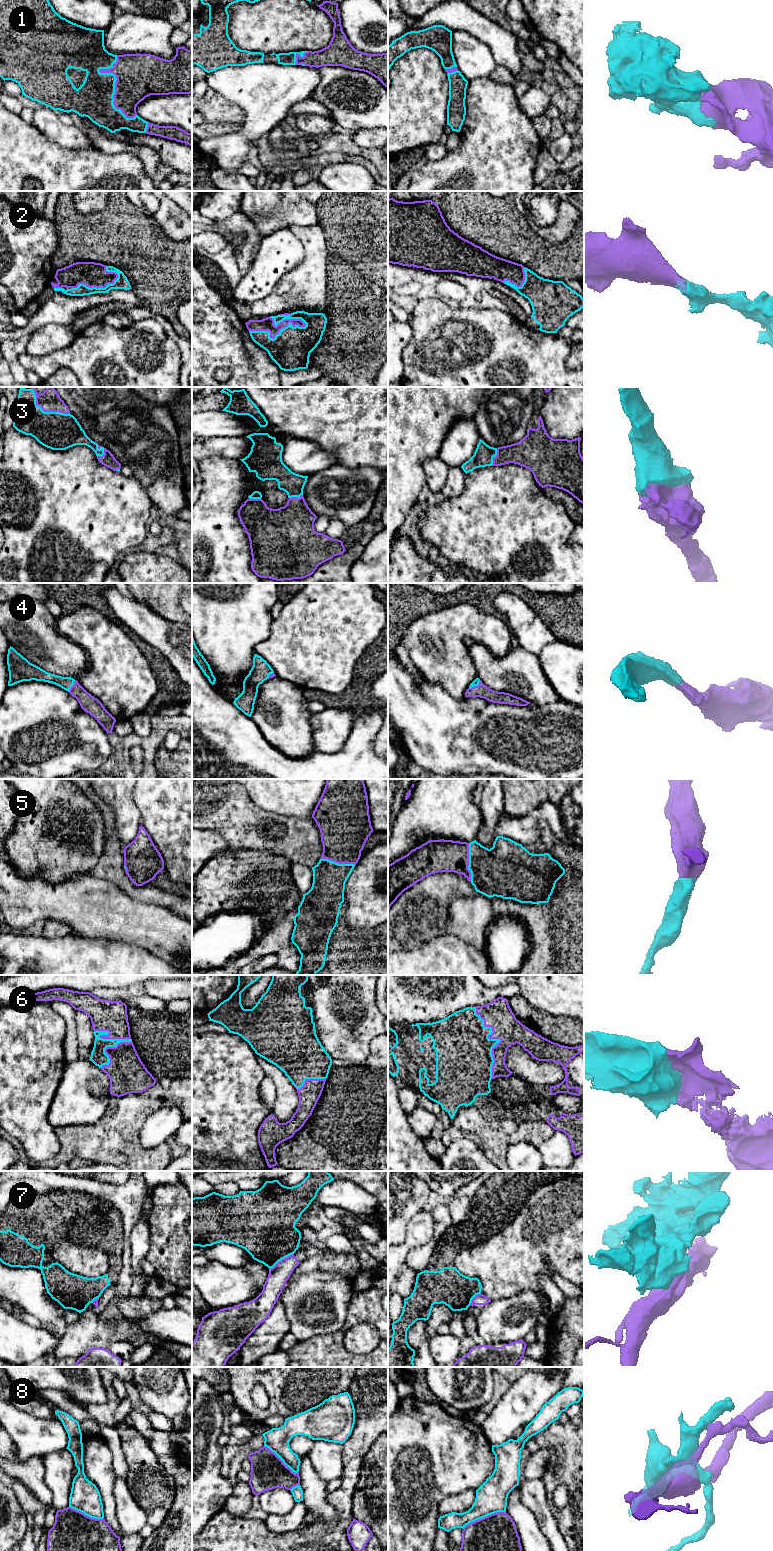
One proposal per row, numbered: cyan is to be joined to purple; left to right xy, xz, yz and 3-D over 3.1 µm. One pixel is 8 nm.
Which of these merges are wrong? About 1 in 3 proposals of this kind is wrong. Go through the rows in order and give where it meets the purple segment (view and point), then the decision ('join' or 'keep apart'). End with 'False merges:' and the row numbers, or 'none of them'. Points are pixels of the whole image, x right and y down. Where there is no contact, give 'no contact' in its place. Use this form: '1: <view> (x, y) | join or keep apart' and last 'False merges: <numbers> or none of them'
1: xy (116, 81) | join
2: xz (277, 333) | join
3: xy (45, 411) | join
4: yz (475, 686) | join
5: yz (468, 862) | join
6: yz (496, 1038) | join
7: xz (282, 1259) | keep apart
8: yz (484, 1517) | keep apart
False merges: 7, 8

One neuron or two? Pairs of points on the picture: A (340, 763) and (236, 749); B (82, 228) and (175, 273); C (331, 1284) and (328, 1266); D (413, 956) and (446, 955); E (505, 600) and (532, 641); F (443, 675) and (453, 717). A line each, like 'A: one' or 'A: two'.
A: one
B: one
C: two
D: one
E: one
F: two

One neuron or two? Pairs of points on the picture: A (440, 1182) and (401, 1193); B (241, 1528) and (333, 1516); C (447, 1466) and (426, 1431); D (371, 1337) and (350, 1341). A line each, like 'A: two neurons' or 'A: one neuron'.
A: two neurons
B: two neurons
C: one neuron
D: one neuron

